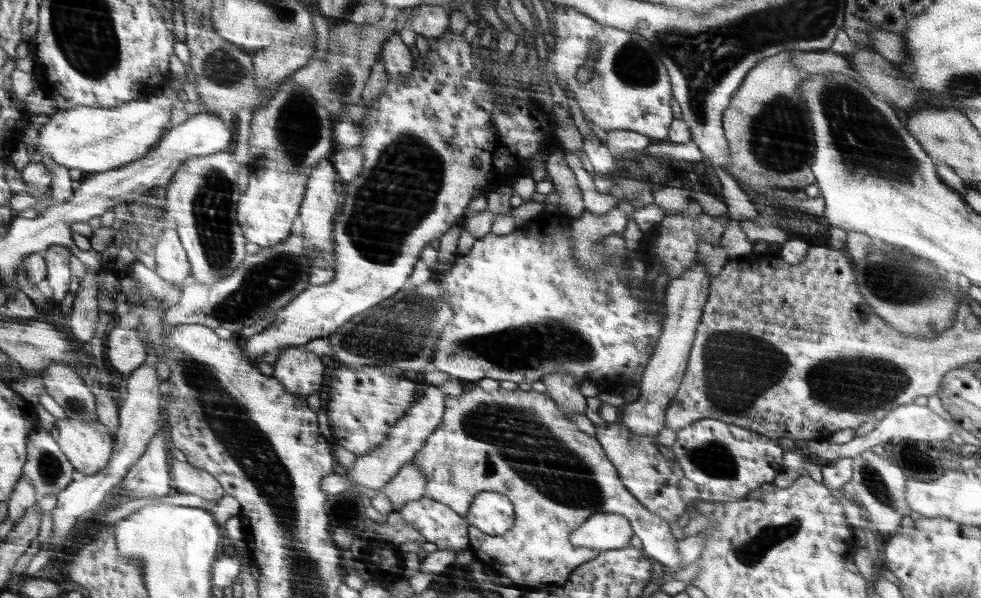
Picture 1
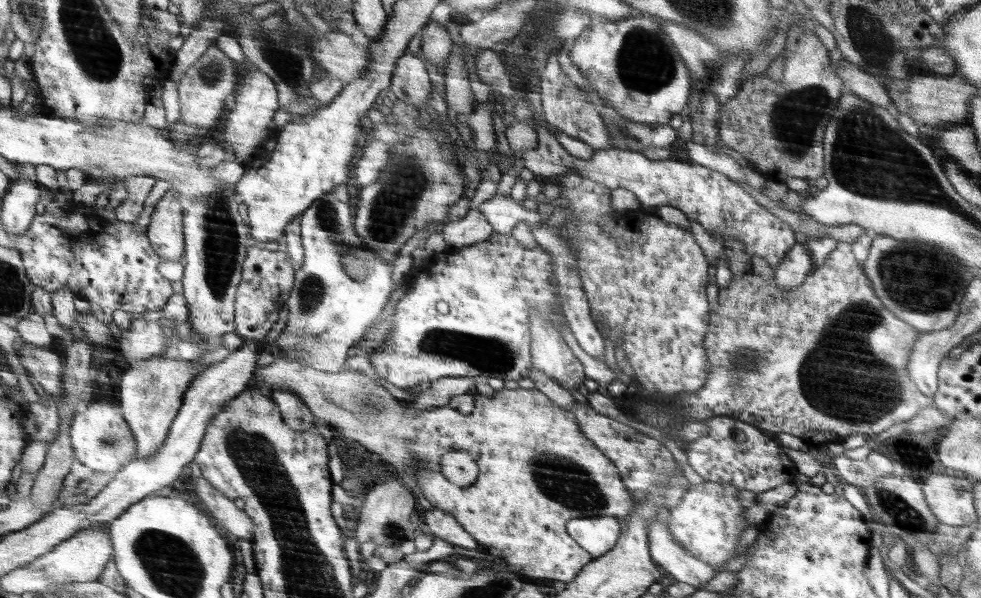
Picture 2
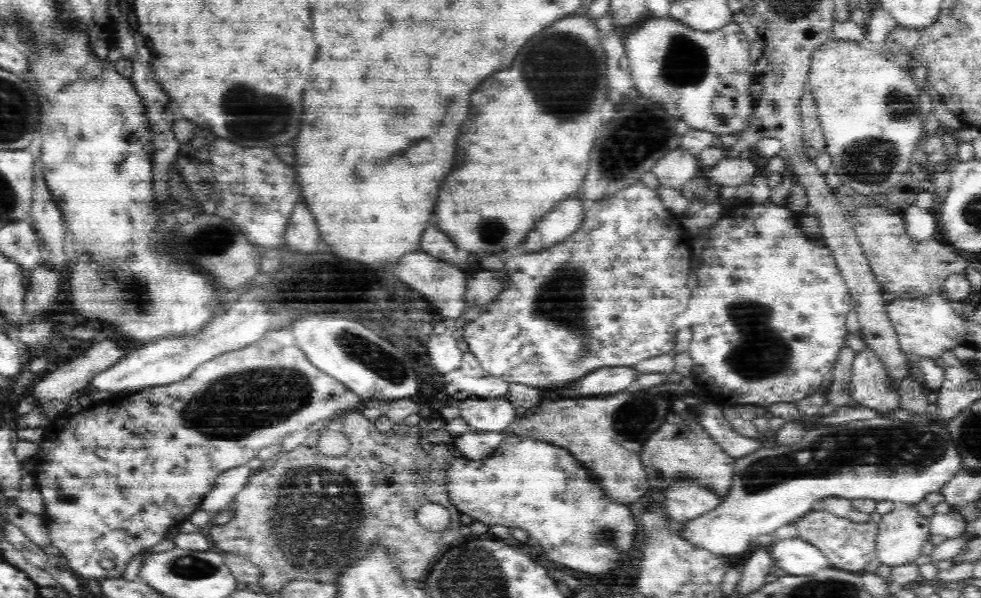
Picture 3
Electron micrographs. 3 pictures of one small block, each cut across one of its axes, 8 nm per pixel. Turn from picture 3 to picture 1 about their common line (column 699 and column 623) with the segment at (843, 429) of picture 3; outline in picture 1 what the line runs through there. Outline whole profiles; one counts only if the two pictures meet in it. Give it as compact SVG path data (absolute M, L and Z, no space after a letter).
M611 513L588 518L570 535L574 546L586 546L600 551L628 547L631 524L624 516Z

